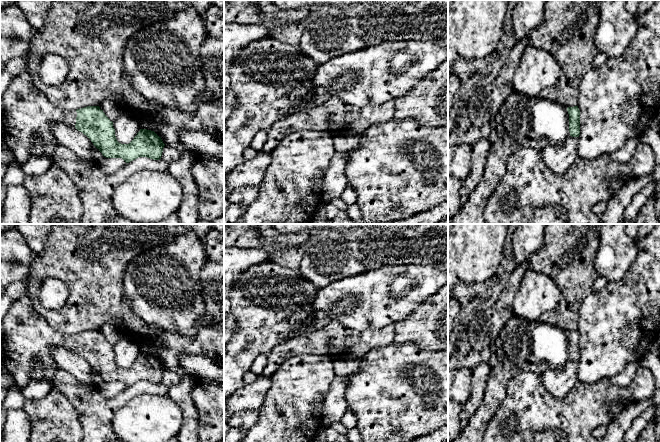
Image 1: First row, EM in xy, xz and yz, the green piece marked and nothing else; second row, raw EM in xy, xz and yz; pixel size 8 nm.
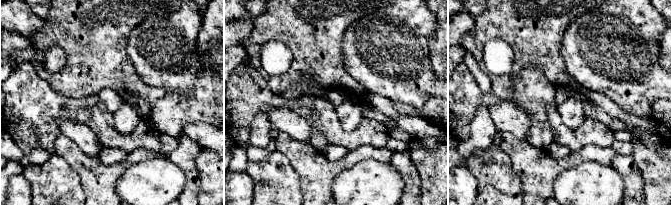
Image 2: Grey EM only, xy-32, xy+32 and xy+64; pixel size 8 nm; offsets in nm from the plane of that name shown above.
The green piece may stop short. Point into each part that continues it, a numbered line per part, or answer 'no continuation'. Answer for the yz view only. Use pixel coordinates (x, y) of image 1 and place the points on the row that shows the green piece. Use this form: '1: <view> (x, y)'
1: yz (521, 121)

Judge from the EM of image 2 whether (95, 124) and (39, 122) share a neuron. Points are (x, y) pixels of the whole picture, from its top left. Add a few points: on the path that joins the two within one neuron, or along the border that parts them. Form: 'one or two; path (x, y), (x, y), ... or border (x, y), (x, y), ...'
one; path (81, 112), (53, 112)

